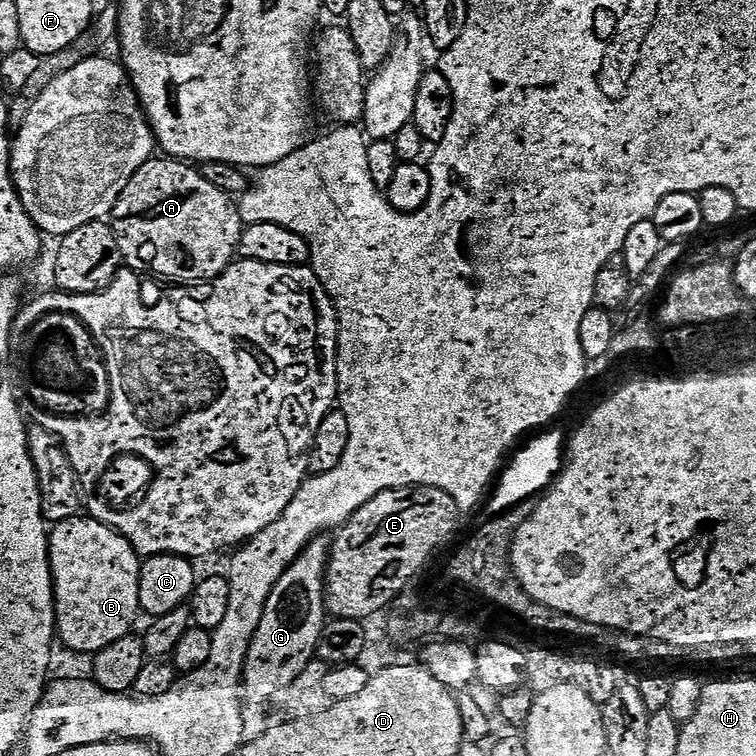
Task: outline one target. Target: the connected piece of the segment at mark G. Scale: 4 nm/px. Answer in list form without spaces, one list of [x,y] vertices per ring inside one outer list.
[[[324,538],[312,540],[270,590],[244,663],[242,684],[247,695],[249,692],[260,700],[268,700],[271,696],[278,695],[283,688],[291,689],[300,672],[311,665],[308,663],[313,663],[326,623],[326,577],[329,559],[329,541],[324,541]]]

